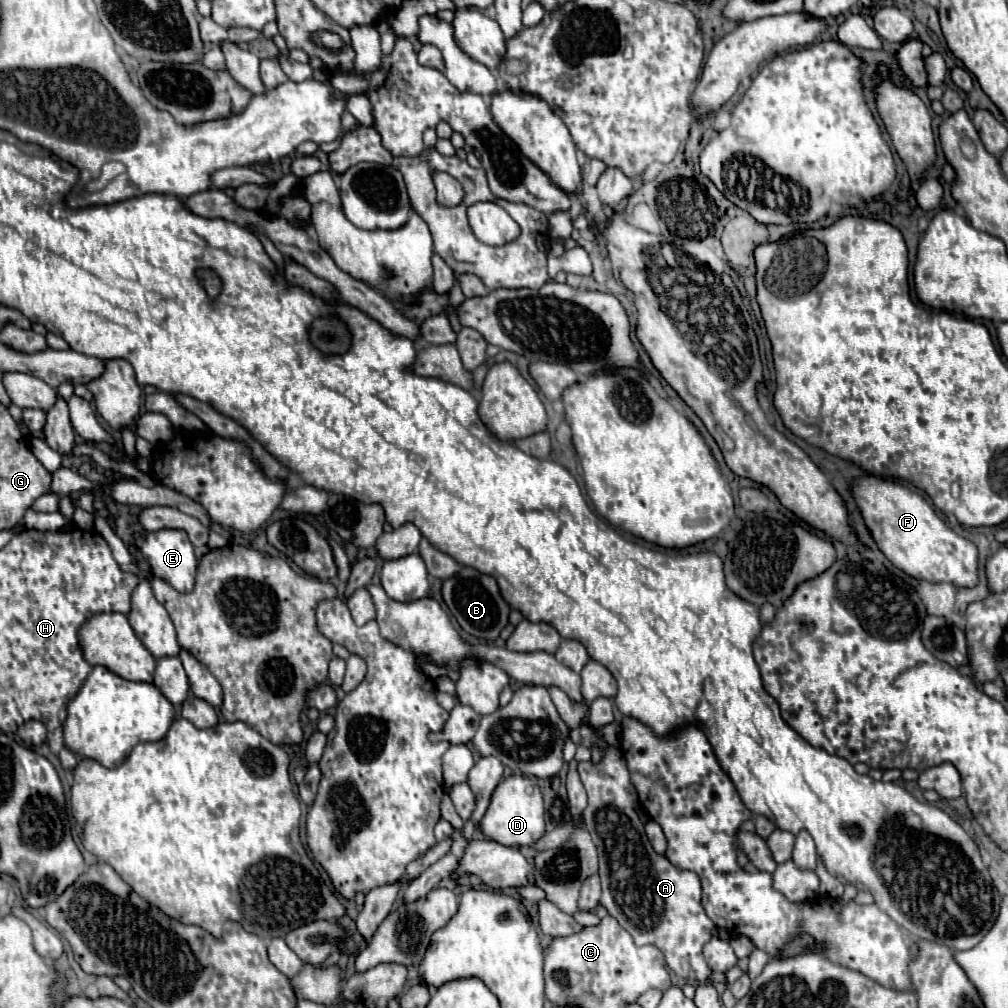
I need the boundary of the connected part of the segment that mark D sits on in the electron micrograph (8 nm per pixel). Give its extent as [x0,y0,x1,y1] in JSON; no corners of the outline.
[480,774,546,848]

